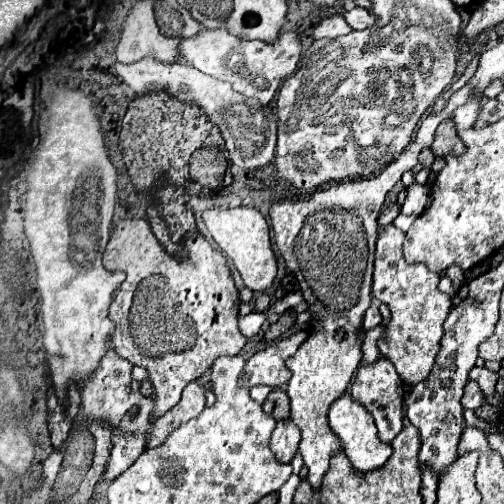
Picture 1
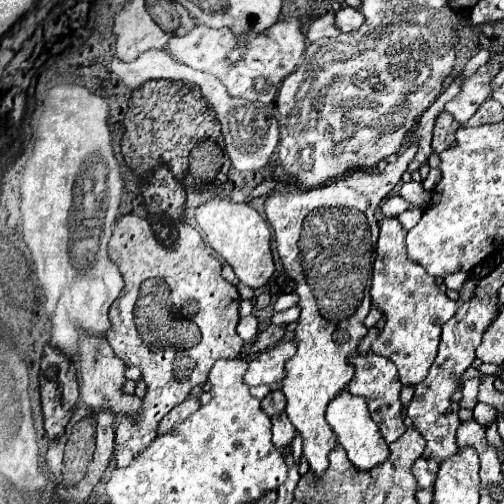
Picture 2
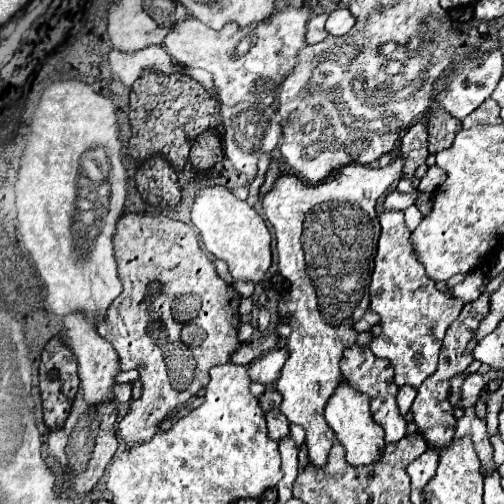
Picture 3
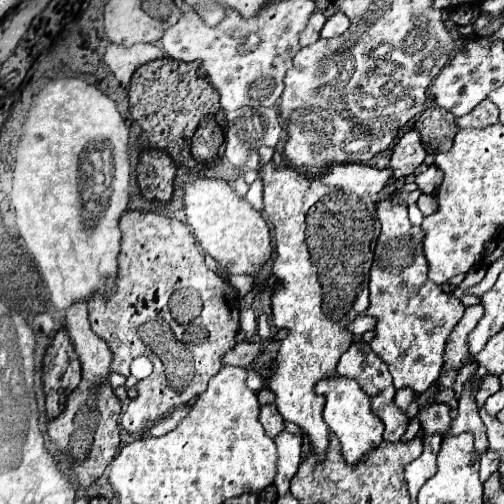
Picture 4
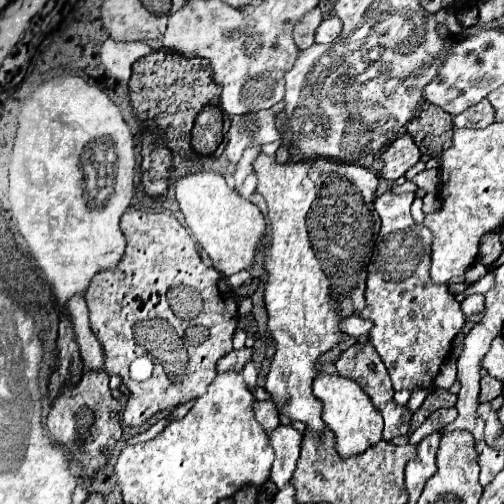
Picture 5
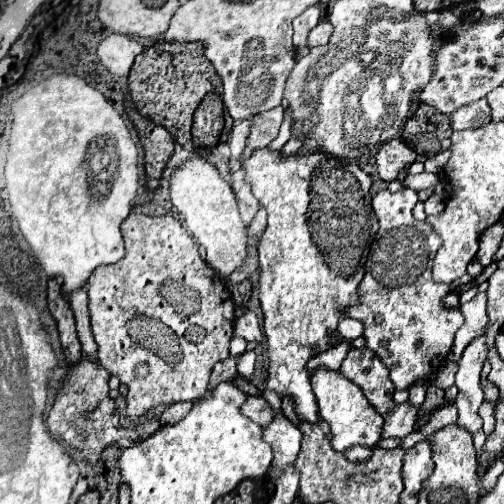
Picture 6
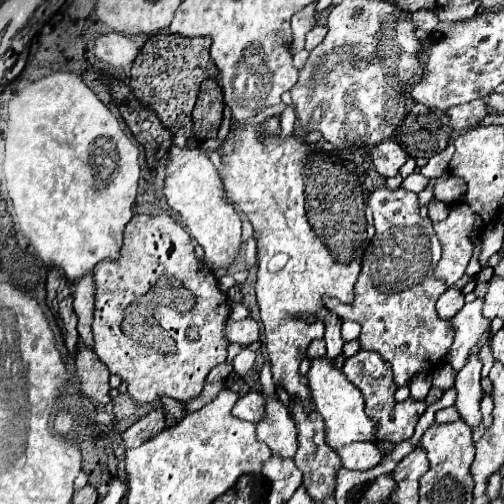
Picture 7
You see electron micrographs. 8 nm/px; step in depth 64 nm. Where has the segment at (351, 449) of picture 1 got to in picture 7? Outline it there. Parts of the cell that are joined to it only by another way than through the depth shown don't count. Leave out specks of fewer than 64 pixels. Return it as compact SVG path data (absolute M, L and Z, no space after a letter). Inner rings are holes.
M316 358L310 360L310 370L306 374L310 392L312 392L312 402L314 408L318 410L318 414L324 418L324 428L326 428L326 444L334 450L352 444L352 442L372 442L374 440L374 430L376 430L376 422L368 420L366 412L364 412L364 398L362 392L346 380L346 376L342 374L340 368L332 366L332 362L328 362L326 358Z

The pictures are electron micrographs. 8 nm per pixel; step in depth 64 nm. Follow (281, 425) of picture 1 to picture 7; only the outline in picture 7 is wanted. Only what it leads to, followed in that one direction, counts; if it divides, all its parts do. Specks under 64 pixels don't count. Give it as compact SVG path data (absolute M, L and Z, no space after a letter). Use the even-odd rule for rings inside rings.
M250 390L248 394L238 398L238 402L232 408L232 416L240 418L240 420L256 422L256 420L260 420L260 416L264 416L264 400L260 400L258 392Z

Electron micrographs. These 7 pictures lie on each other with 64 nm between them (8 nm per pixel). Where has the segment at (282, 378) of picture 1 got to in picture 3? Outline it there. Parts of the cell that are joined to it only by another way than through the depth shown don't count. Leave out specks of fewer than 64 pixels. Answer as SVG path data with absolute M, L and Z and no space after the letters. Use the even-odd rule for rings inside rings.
M286 348L268 352L266 356L262 356L260 360L256 360L248 366L250 380L256 380L260 384L272 384L280 376L280 368L284 366L286 358L288 358Z

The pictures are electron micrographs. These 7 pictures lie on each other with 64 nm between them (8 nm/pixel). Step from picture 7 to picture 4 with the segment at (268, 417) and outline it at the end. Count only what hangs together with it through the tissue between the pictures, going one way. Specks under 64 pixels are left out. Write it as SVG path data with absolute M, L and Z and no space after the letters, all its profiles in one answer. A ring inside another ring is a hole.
M284 430L274 438L274 444L278 448L278 466L276 466L274 484L278 488L278 494L284 494L290 490L290 480L296 474L300 464L302 436L290 434L288 430Z

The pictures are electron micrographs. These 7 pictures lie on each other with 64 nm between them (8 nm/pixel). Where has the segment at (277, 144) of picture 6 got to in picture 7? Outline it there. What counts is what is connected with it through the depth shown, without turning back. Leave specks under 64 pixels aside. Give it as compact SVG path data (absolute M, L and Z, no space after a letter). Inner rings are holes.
M286 106L286 110L282 112L282 138L290 136L292 134L292 128L294 128L294 122L296 122L296 114L294 114L294 106Z

